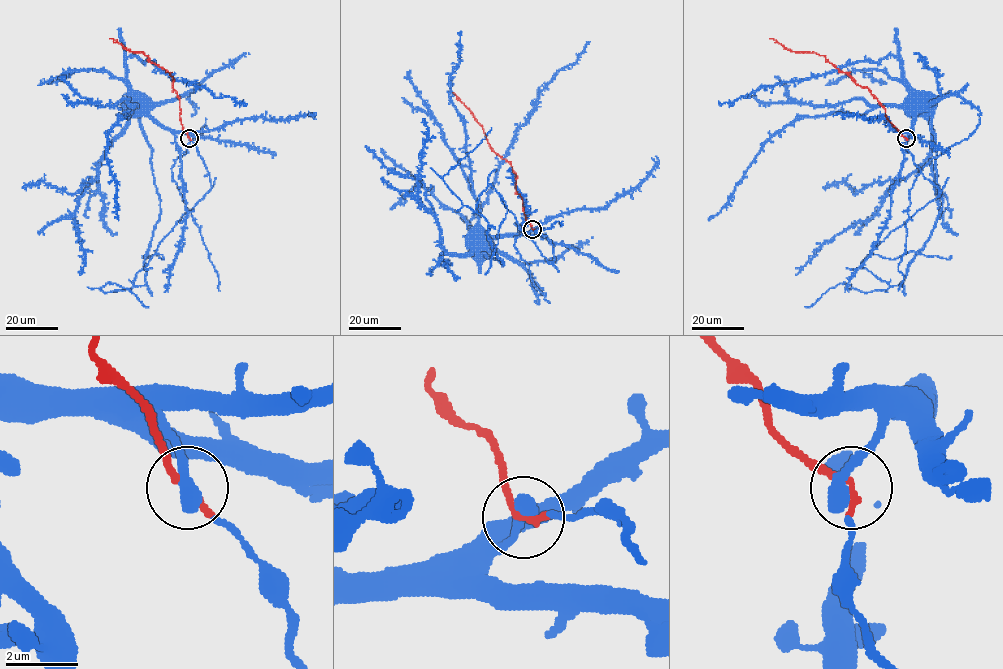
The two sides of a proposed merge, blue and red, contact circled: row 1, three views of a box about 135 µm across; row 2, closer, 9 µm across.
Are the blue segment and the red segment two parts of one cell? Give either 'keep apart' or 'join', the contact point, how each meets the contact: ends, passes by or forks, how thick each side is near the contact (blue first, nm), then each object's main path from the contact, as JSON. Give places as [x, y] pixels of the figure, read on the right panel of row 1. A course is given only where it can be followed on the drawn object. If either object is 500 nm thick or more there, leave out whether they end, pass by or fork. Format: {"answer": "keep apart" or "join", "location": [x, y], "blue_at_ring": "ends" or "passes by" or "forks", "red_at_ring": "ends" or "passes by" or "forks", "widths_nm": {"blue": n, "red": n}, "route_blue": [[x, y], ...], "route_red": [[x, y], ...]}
{"answer": "join", "location": [906, 138], "blue_at_ring": "passes by", "red_at_ring": "ends", "widths_nm": {"blue": 360, "red": 240}, "route_blue": [[905, 138], [913, 162], [939, 191], [861, 263], [886, 282], [887, 289], [861, 292], [840, 283], [805, 307]], "route_red": [[906, 138], [891, 122], [885, 108], [870, 90], [858, 85], [823, 55], [787, 50], [769, 38]]}

